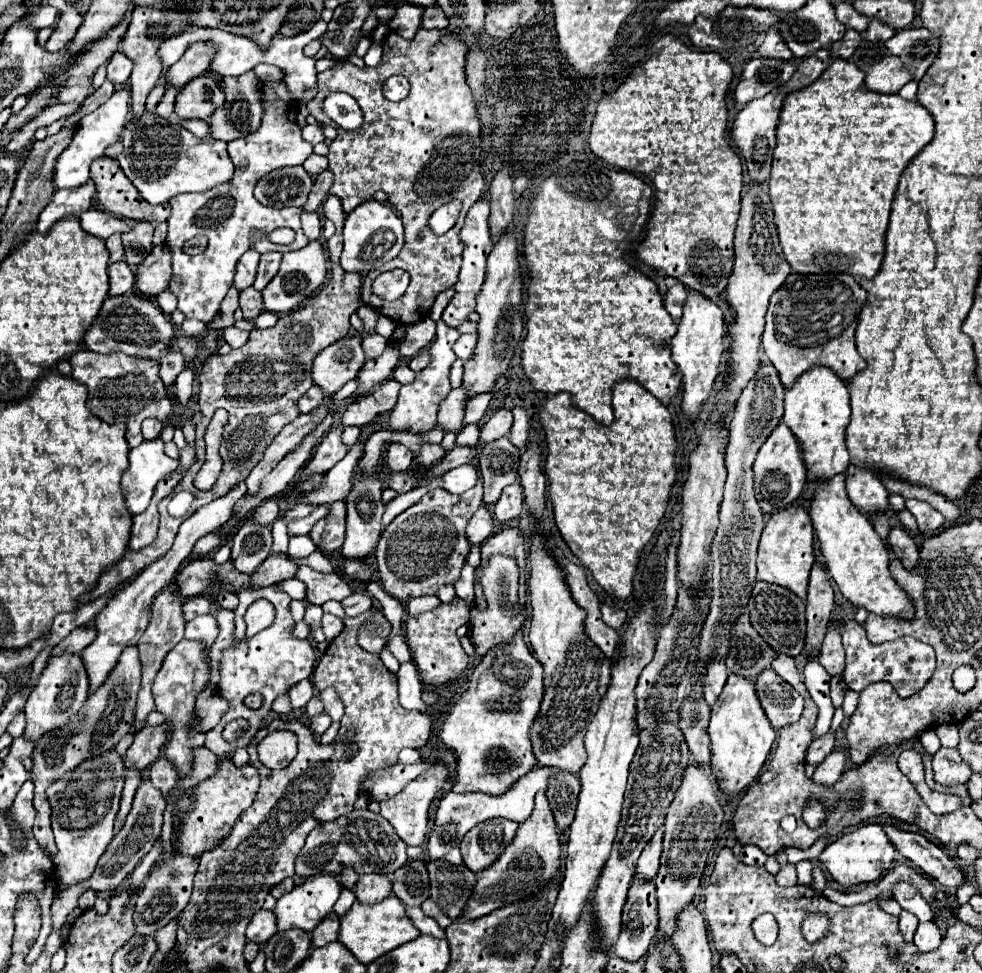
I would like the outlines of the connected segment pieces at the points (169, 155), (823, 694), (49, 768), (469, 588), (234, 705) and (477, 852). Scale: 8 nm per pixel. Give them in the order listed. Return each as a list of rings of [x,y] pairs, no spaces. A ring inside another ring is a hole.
[[[145,112],[141,120],[127,122],[121,142],[125,150],[117,162],[149,204],[165,204],[181,192],[211,190],[217,184],[229,182],[235,172],[227,154],[227,142],[211,136],[195,138],[181,124],[169,124],[169,120],[151,112]]]
[[[815,660],[807,662],[807,666],[803,670],[803,682],[805,682],[813,702],[819,708],[819,718],[813,728],[815,738],[821,738],[821,736],[825,736],[825,732],[829,732],[831,718],[833,718],[833,704],[829,700],[829,680],[831,680],[831,676],[819,662],[815,662]]]
[[[129,646],[123,650],[121,660],[105,680],[105,684],[87,698],[81,712],[69,720],[61,730],[53,730],[45,734],[37,744],[33,752],[33,770],[31,770],[31,782],[35,784],[35,810],[37,818],[33,824],[33,836],[37,844],[41,844],[41,850],[53,858],[57,854],[53,830],[51,830],[51,808],[49,800],[45,800],[45,788],[53,784],[53,780],[59,780],[65,776],[65,772],[71,772],[77,768],[77,764],[83,764],[85,760],[91,760],[93,756],[101,756],[105,752],[111,752],[117,742],[131,732],[135,724],[135,704],[137,704],[137,692],[141,686],[141,662],[137,646]]]
[[[465,564],[463,566],[463,570],[461,570],[461,578],[455,582],[455,592],[457,592],[457,596],[469,606],[469,608],[473,608],[473,572],[475,572],[475,568],[473,566],[469,566],[469,564]]]
[[[267,586],[267,588],[249,588],[249,590],[241,590],[239,594],[239,606],[235,608],[235,636],[237,636],[237,646],[227,650],[223,654],[223,660],[221,660],[221,680],[219,680],[219,694],[225,696],[229,702],[231,702],[231,708],[229,712],[223,716],[221,724],[217,724],[213,730],[207,732],[207,740],[205,740],[205,748],[209,748],[215,756],[219,758],[225,758],[225,756],[231,756],[231,752],[235,752],[237,748],[247,748],[249,746],[249,740],[255,738],[257,730],[261,728],[261,722],[263,718],[271,712],[271,704],[277,696],[289,692],[291,686],[295,686],[297,682],[305,680],[311,676],[311,670],[315,666],[315,652],[313,652],[313,646],[309,644],[309,640],[297,640],[291,636],[291,626],[295,624],[291,614],[289,614],[289,602],[291,598],[281,592],[277,586]],[[259,598],[265,598],[269,600],[275,610],[277,610],[277,616],[275,616],[275,622],[261,630],[259,634],[255,634],[253,638],[247,638],[245,636],[245,610]],[[249,694],[261,694],[263,696],[263,706],[259,710],[253,710],[253,708],[247,708],[243,704],[243,698],[249,696]],[[235,718],[245,718],[249,722],[249,728],[247,728],[247,734],[243,738],[239,738],[237,742],[231,742],[231,744],[225,744],[223,742],[223,728],[225,724],[229,724],[231,720]]]
[[[491,818],[471,828],[461,842],[465,866],[473,872],[489,868],[497,856],[501,856],[501,852],[513,842],[517,828],[517,822],[505,818]]]

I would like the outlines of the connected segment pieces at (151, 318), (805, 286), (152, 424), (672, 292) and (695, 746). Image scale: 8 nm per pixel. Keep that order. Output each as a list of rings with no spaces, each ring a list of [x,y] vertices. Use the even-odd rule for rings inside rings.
[[[121,294],[121,296],[109,296],[97,318],[93,320],[91,328],[85,332],[83,342],[89,350],[99,354],[111,354],[111,352],[123,352],[129,356],[141,356],[155,360],[159,364],[159,376],[165,382],[165,386],[175,384],[177,374],[185,368],[183,354],[177,350],[169,350],[175,338],[175,328],[167,320],[167,316],[145,296],[141,294]]]
[[[849,274],[787,276],[785,284],[771,296],[761,340],[767,360],[777,368],[785,388],[813,364],[833,368],[843,380],[853,378],[855,372],[865,368],[865,360],[855,348],[855,328],[865,300],[867,292]]]
[[[147,418],[143,422],[143,438],[145,440],[155,440],[161,434],[161,430],[163,430],[163,424],[155,418]]]
[[[679,282],[675,284],[673,288],[669,288],[667,296],[665,296],[665,310],[673,316],[675,322],[679,322],[681,314],[683,314],[683,302],[687,298],[687,292],[685,292],[685,286]]]
[[[687,696],[681,704],[679,728],[685,734],[693,760],[697,760],[697,764],[701,764],[701,768],[705,768],[709,772],[709,776],[713,776],[713,770],[709,768],[709,734],[707,734],[709,714],[711,714],[711,710],[705,704],[705,700],[693,702]]]

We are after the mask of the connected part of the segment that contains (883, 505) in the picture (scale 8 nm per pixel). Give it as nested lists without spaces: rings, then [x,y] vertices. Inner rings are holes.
[[[849,464],[845,476],[847,476],[847,494],[861,512],[883,514],[889,510],[889,492],[873,472],[869,470],[865,472]]]

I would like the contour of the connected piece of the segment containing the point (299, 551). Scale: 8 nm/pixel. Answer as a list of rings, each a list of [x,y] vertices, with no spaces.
[[[291,536],[289,538],[289,550],[287,554],[295,560],[307,558],[311,552],[315,552],[315,544],[309,536]]]

